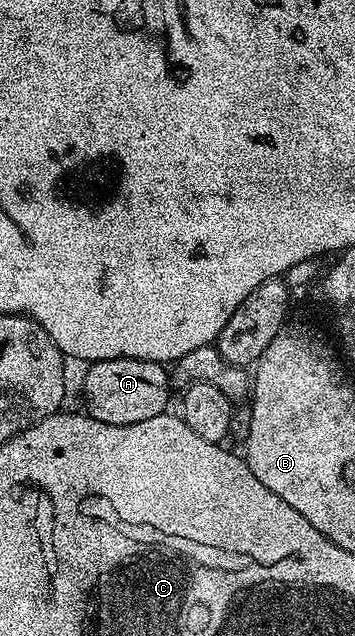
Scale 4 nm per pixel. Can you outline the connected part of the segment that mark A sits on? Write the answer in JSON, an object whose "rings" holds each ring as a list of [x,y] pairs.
{"rings":[[[111,358],[95,360],[88,365],[85,381],[81,384],[81,392],[85,395],[84,411],[99,422],[107,422],[111,426],[131,426],[135,422],[147,422],[156,416],[166,415],[169,404],[169,388],[171,376],[166,365],[157,364],[154,360],[136,360],[135,358]]]}

